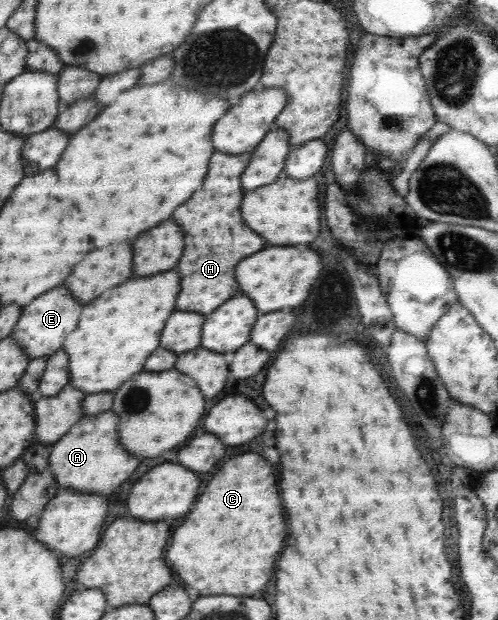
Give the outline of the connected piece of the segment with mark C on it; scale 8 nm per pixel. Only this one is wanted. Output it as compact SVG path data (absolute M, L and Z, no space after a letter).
M245 453L221 465L221 469L211 477L205 491L197 497L193 511L189 511L183 525L173 531L165 557L171 569L183 577L181 581L199 595L235 595L259 599L275 573L275 561L283 549L285 537L287 529L283 523L281 499L273 469L257 453Z

